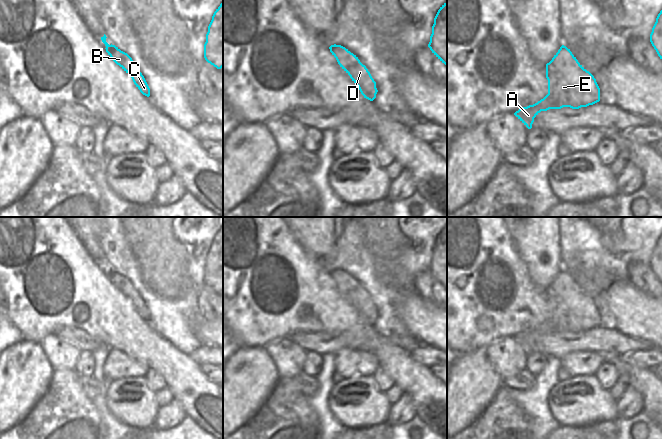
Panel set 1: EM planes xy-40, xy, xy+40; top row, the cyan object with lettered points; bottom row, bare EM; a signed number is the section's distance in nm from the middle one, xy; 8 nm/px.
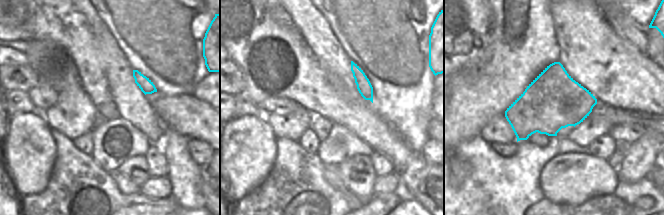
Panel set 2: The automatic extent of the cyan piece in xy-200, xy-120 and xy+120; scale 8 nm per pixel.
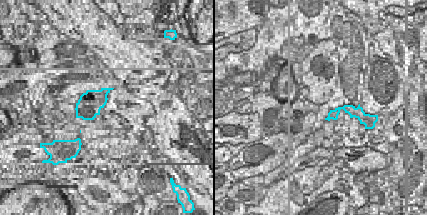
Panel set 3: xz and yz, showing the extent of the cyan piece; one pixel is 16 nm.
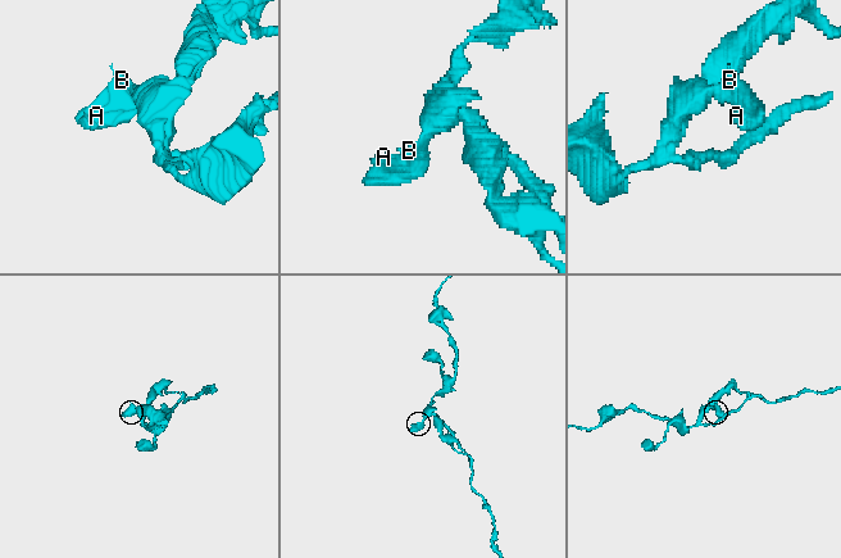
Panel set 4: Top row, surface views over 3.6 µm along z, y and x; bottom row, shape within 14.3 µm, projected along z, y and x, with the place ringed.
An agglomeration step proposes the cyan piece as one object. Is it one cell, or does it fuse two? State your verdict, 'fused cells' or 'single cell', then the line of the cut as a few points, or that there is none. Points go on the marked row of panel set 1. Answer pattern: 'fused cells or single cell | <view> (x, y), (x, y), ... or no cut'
single cell | no cut

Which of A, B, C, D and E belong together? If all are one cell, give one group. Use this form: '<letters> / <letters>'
A B C D E

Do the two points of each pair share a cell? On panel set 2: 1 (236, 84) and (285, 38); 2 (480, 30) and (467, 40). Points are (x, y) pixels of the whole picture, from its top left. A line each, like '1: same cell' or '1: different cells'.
1: different cells
2: same cell

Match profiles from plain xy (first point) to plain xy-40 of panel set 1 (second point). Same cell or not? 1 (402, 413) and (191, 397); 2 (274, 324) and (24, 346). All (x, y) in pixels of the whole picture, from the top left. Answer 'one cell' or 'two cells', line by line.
1: two cells
2: two cells

